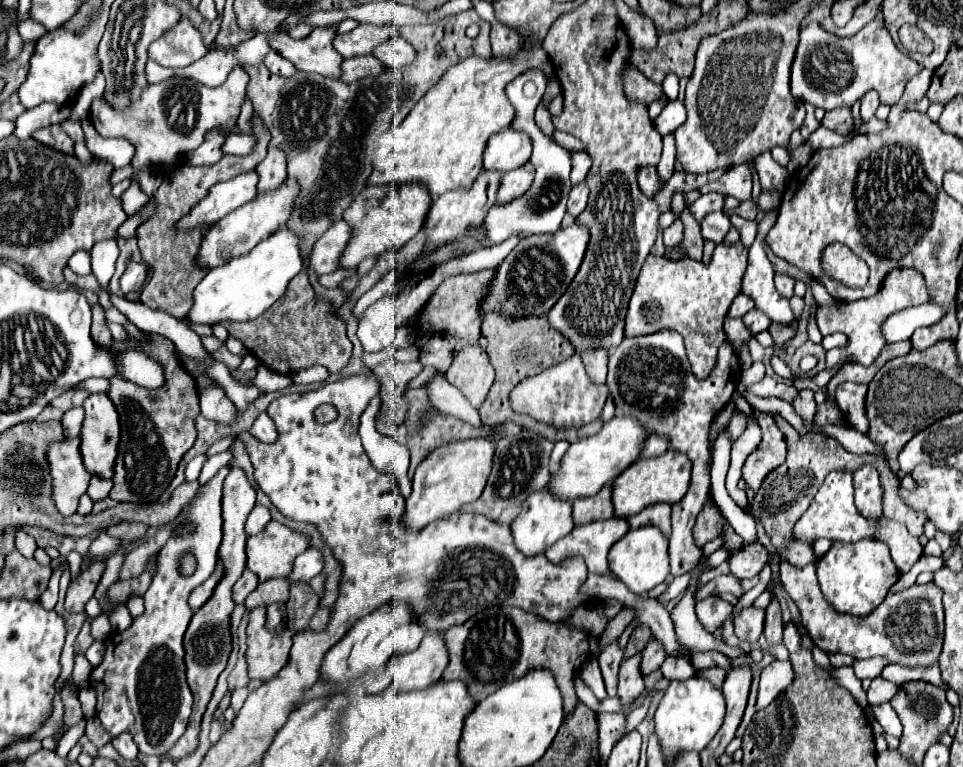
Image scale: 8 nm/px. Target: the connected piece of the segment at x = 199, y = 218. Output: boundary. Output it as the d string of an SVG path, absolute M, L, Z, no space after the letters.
M256 170L216 184L208 192L208 196L196 208L192 208L192 212L188 216L184 216L176 224L176 228L190 230L200 224L214 224L228 212L232 212L232 210L240 208L242 204L250 202L252 198L256 198L256 194L258 194L256 184L258 184Z

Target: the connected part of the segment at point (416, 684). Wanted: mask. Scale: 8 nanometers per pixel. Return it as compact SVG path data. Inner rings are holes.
M428 632L416 650L412 650L408 654L392 656L392 660L388 660L384 674L380 674L372 684L368 684L366 692L378 694L386 686L394 686L398 690L422 690L422 688L428 688L430 684L438 682L442 678L446 666L448 666L448 648L444 644L442 632Z

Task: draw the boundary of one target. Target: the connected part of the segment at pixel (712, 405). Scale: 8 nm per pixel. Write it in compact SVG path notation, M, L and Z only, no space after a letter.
M660 330L648 336L624 338L618 348L610 352L608 362L608 380L610 396L616 402L616 408L626 414L638 418L648 432L652 434L668 434L670 448L686 454L692 460L692 482L688 494L672 506L672 534L670 534L670 566L672 576L682 576L690 572L700 558L702 549L698 547L692 536L694 520L698 512L704 508L710 496L710 450L708 450L708 432L716 414L728 404L734 394L736 382L740 380L740 364L738 354L734 352L730 342L724 342L718 352L718 364L706 380L696 380L690 370L684 342L678 332Z

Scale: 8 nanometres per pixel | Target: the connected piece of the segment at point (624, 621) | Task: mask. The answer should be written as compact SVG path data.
M622 608L622 612L620 612L614 620L610 620L610 622L608 622L606 632L598 638L598 640L600 640L600 644L602 644L602 646L606 646L606 644L610 644L610 642L618 640L618 636L624 632L624 628L626 628L634 618L636 618L636 614L634 614L630 608Z

